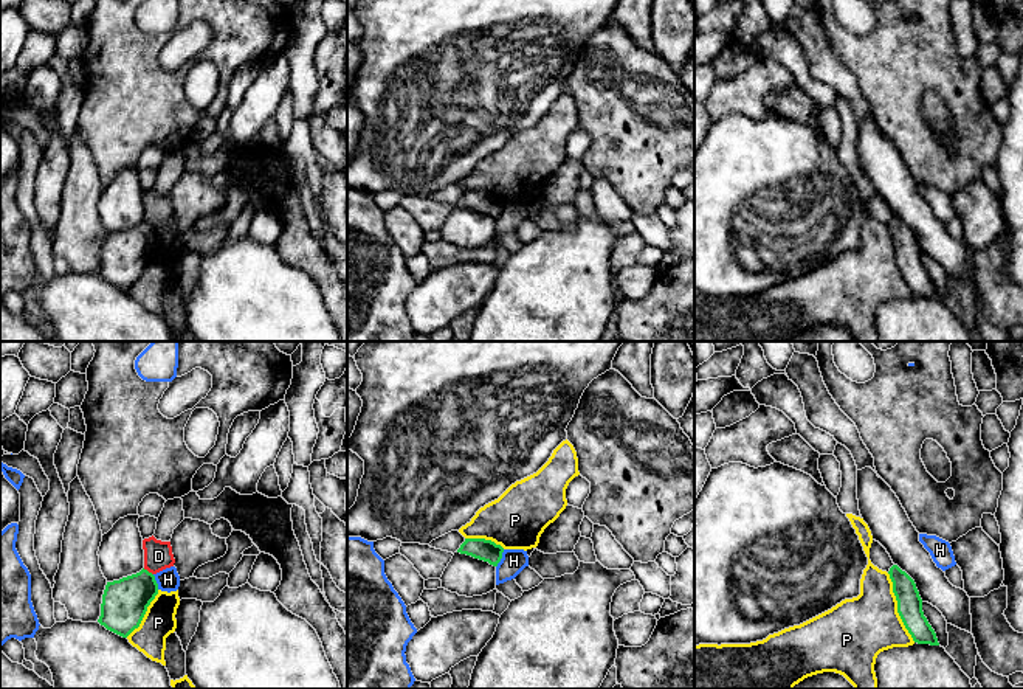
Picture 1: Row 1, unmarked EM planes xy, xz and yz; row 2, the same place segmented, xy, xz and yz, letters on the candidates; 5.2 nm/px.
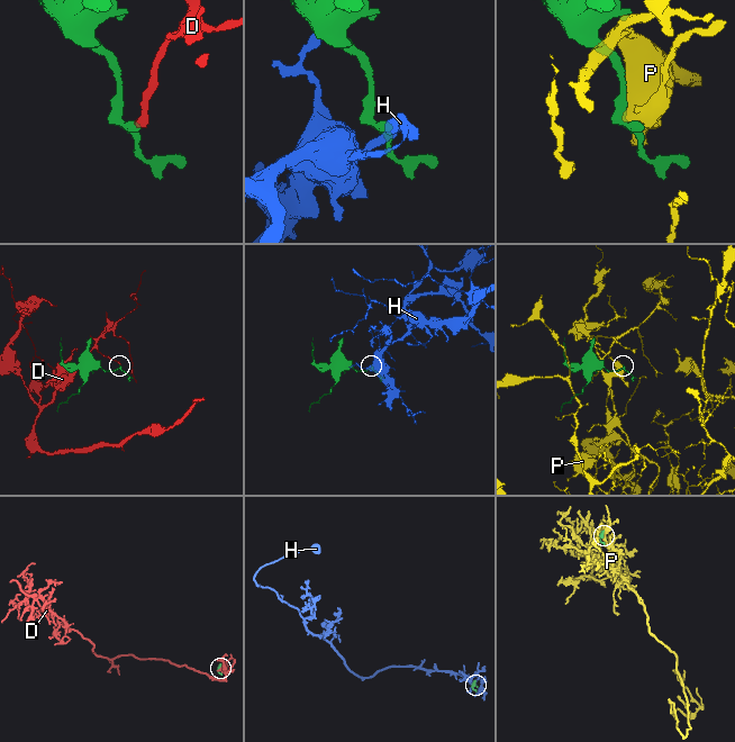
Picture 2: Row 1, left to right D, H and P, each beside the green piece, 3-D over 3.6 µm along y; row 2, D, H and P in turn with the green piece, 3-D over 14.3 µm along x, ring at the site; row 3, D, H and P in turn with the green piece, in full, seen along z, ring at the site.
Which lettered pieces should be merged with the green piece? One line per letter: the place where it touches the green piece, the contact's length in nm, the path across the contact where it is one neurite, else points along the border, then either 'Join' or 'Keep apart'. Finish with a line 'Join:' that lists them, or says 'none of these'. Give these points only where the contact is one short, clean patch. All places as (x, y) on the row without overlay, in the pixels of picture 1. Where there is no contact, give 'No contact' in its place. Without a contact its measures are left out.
D: Touches green at xy (146, 222). Shared border 70 nm. Boundary: xy (143, 221), (152, 227). Keep apart
H: Touches green at xz (499, 211). Shared border 100 nm. Boundary: xz (504, 202), (496, 219). Keep apart
P: Touches green at yz (898, 259). Shared border 380 nm. Keep apart
Join: none of these

